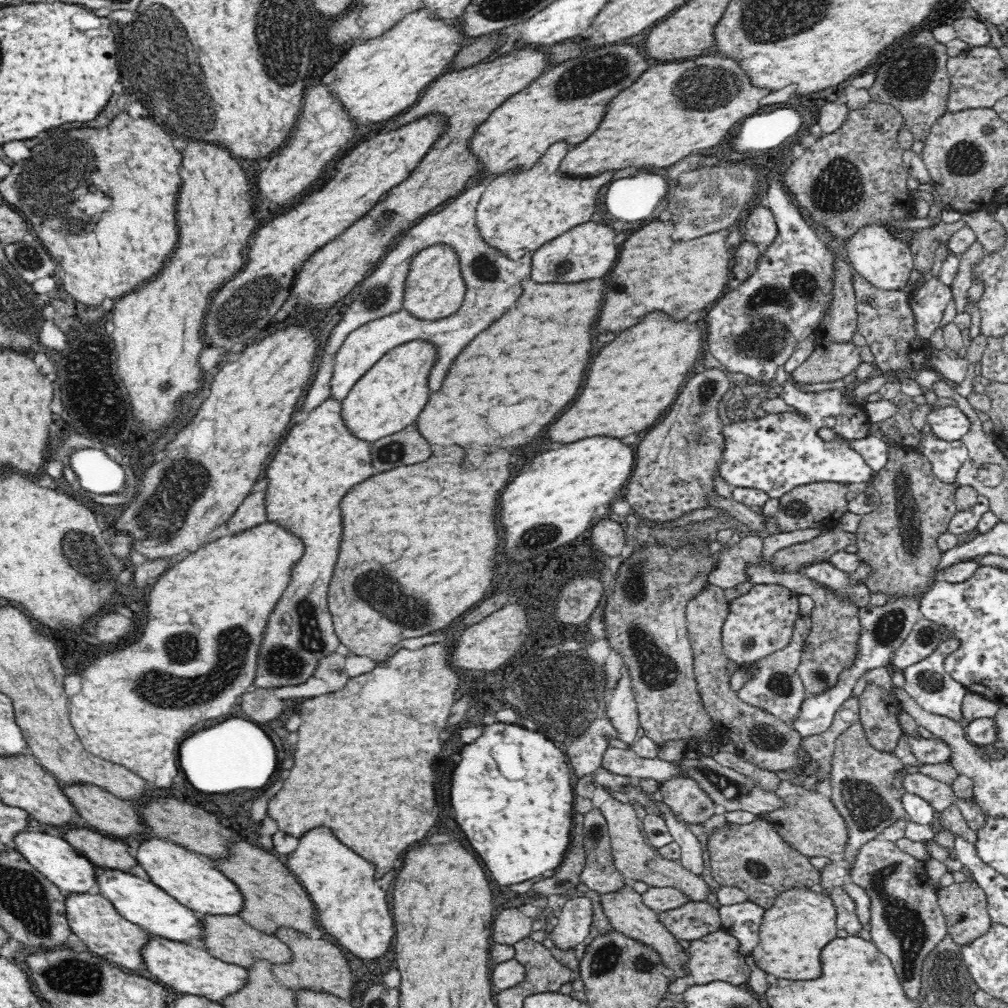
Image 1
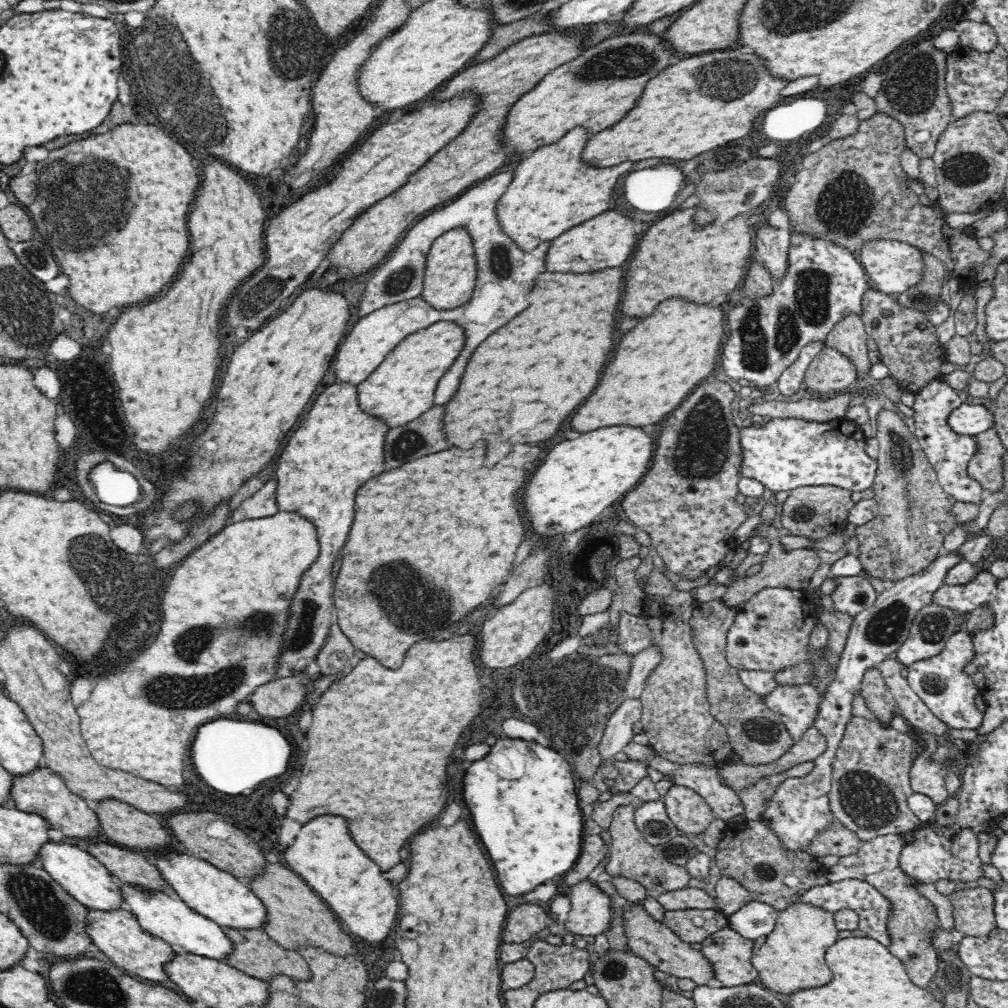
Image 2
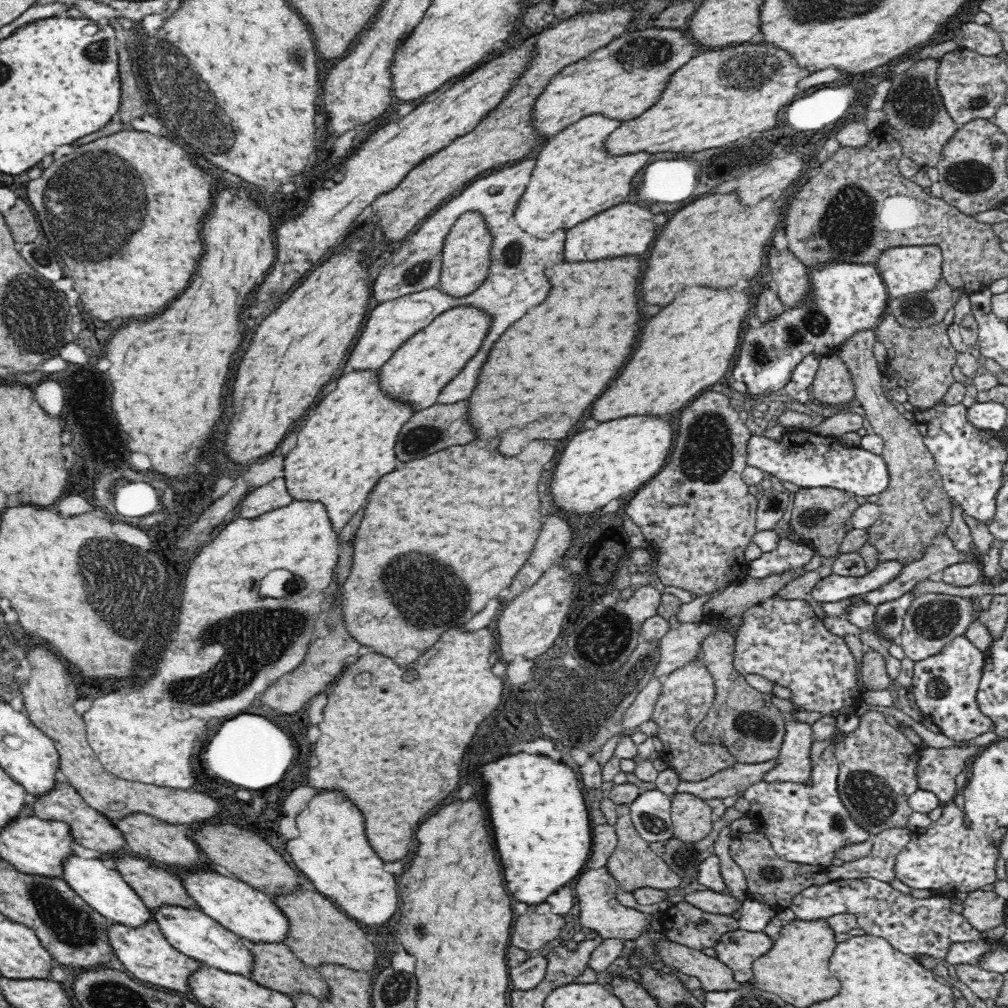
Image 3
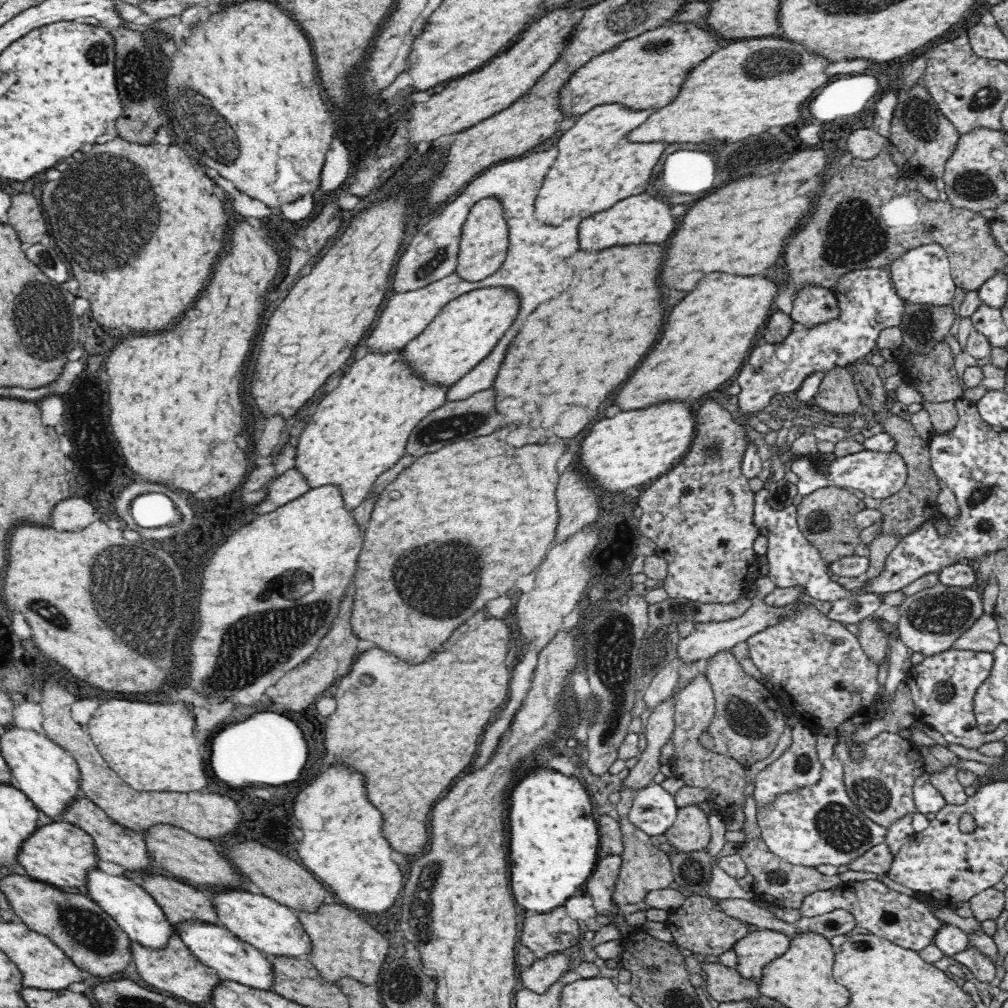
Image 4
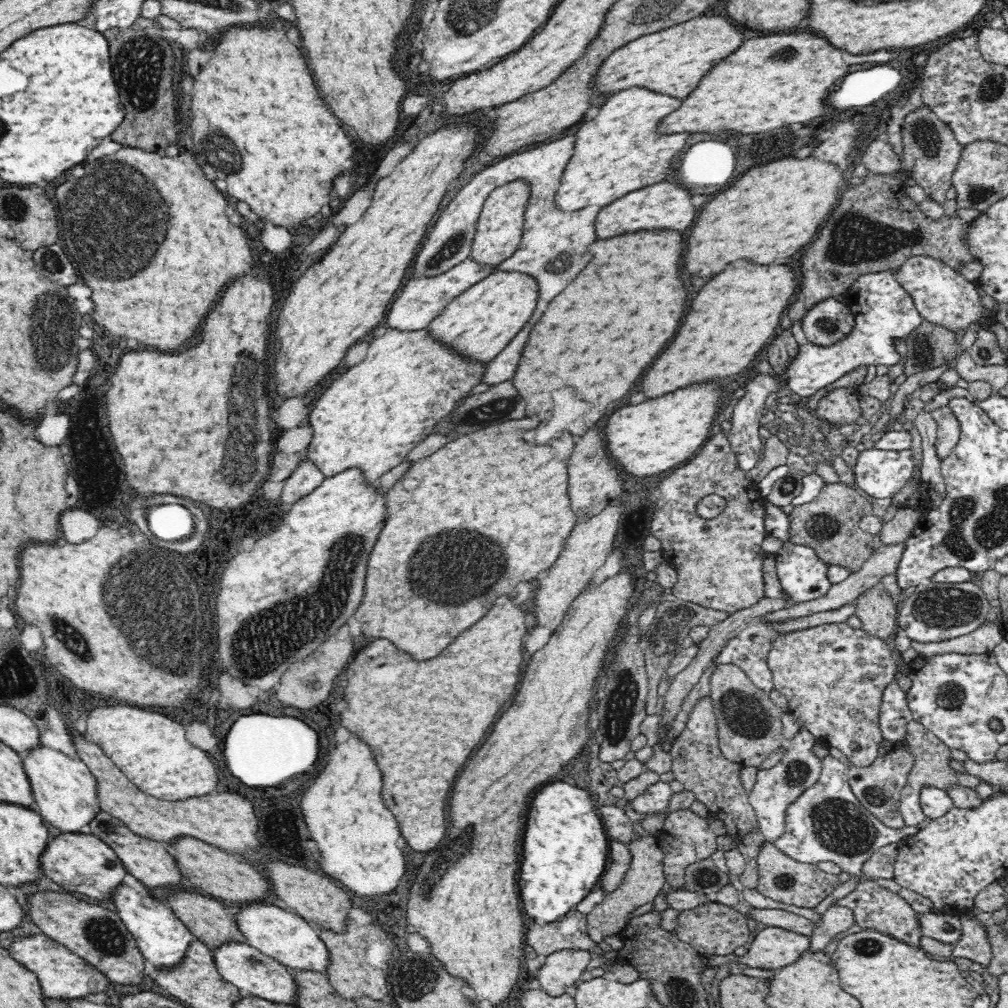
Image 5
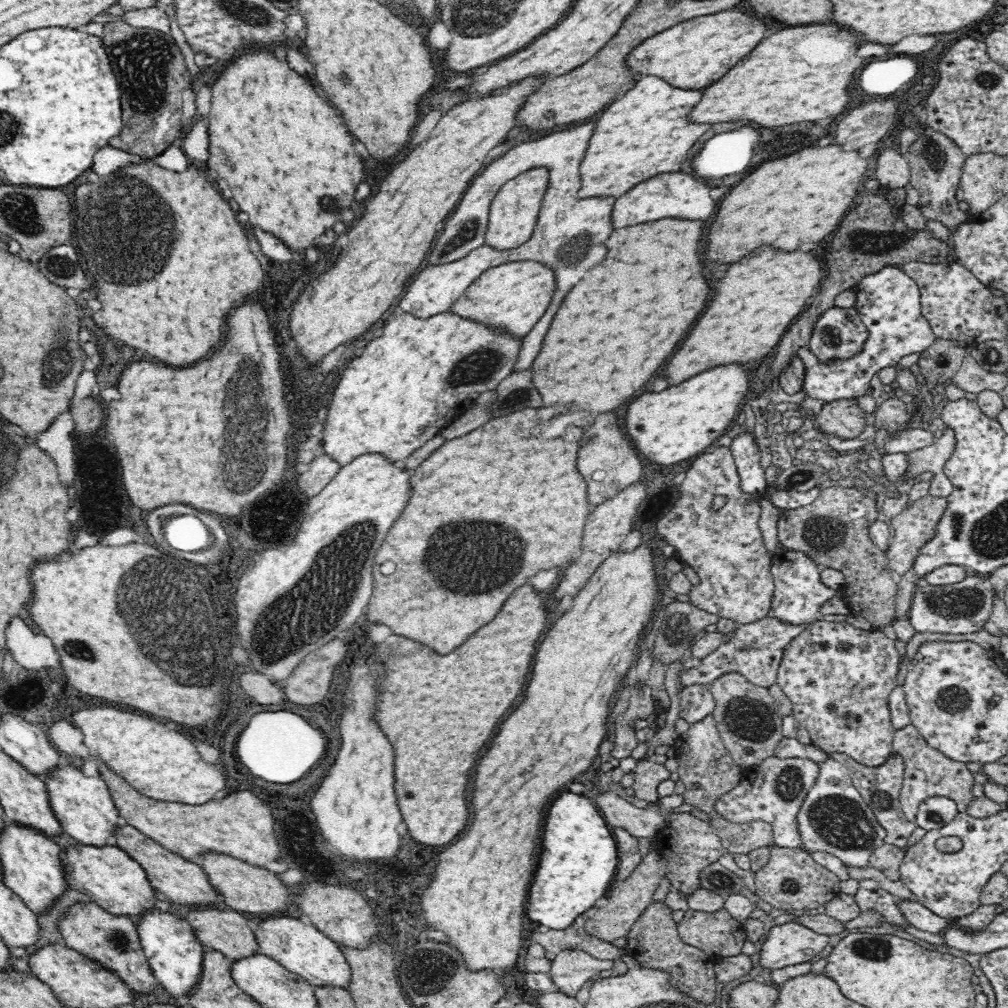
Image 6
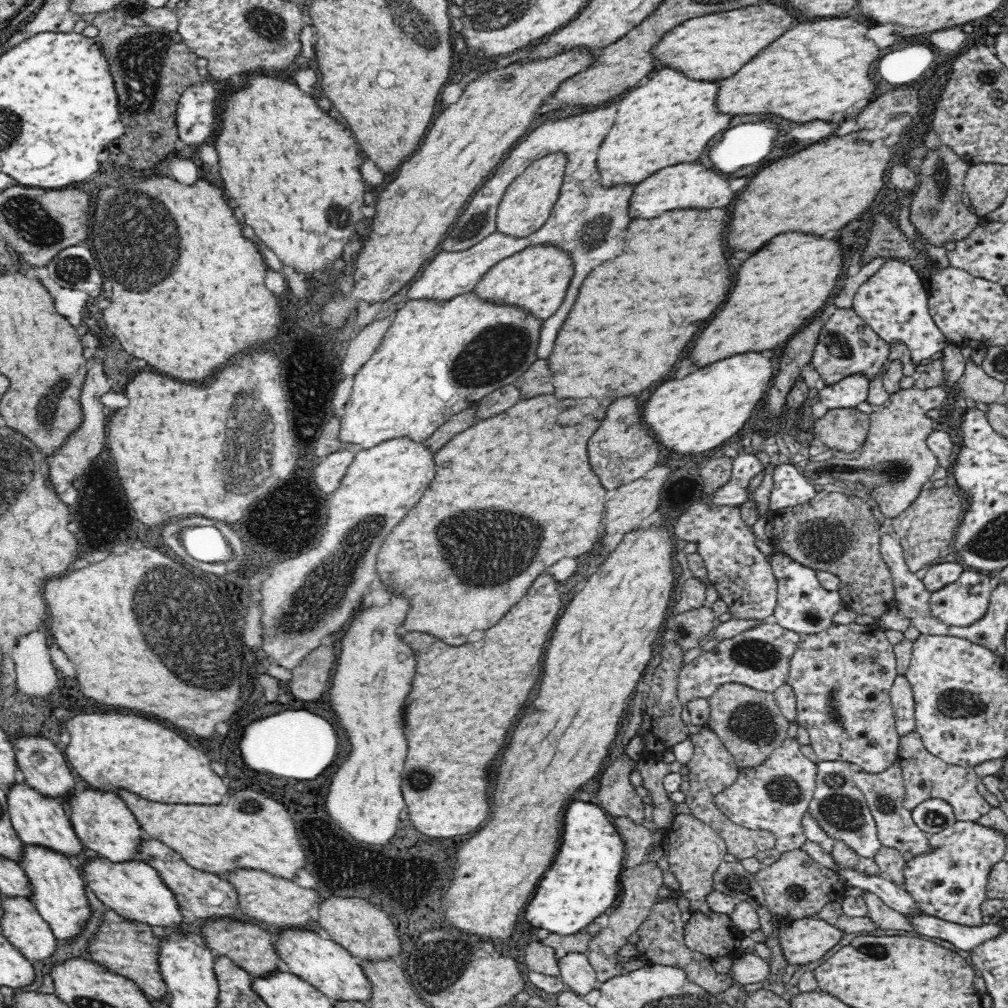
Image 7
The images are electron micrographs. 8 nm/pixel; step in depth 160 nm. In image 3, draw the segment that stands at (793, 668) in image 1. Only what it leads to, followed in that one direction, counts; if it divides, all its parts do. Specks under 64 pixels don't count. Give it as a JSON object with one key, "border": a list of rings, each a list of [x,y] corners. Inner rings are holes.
{"border":[[[790,699],[792,703],[792,710],[790,712],[782,712],[782,716],[784,716],[785,722],[785,737],[780,749],[780,754],[777,756],[777,765],[770,771],[768,774],[764,775],[765,782],[794,782],[794,783],[808,783],[810,781],[810,772],[813,769],[810,766],[810,746],[812,746],[812,734],[813,734],[813,726],[810,723],[800,721],[796,718],[796,714],[803,710],[801,706],[795,704]]]}

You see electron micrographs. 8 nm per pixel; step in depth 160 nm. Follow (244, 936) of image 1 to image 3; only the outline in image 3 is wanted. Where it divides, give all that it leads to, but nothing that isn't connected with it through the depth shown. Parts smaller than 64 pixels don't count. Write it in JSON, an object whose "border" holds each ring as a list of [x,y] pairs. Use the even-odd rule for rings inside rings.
{"border":[[[246,942],[252,957],[254,957],[254,964],[250,970],[252,980],[261,984],[271,990],[276,990],[281,994],[296,995],[297,993],[308,993],[320,1001],[328,999],[329,996],[326,982],[323,980],[322,975],[318,972],[317,967],[310,966],[302,962],[290,950],[290,947],[284,943],[278,942]]]}

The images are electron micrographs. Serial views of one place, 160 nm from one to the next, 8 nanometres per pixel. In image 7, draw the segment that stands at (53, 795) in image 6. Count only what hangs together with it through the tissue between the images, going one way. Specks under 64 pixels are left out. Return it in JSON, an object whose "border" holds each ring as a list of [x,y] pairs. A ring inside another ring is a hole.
{"border":[[[74,788],[70,800],[66,800],[65,808],[72,823],[72,829],[86,848],[94,850],[100,857],[112,862],[138,860],[140,840],[148,838],[140,828],[136,817],[128,809],[126,803],[112,789],[102,791],[98,788]]]}

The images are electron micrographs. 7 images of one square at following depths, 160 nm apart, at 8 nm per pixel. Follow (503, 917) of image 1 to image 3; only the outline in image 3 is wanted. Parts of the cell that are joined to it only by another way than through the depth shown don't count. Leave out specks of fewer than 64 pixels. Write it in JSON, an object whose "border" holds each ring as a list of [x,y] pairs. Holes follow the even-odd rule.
{"border":[[[547,902],[528,905],[525,914],[520,914],[516,932],[512,934],[512,945],[528,952],[542,948],[546,942],[558,938],[562,928],[572,927],[571,919],[567,916],[554,914]]]}

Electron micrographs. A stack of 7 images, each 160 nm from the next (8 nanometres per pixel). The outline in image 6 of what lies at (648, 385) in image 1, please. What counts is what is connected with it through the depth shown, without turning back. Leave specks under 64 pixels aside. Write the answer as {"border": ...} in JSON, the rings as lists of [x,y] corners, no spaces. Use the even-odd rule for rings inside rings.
{"border":[[[760,246],[740,262],[734,262],[714,286],[708,308],[686,334],[686,342],[666,364],[668,384],[676,386],[714,366],[743,365],[766,356],[780,342],[790,322],[810,303],[822,274],[822,264],[814,254],[778,252],[768,246]]]}

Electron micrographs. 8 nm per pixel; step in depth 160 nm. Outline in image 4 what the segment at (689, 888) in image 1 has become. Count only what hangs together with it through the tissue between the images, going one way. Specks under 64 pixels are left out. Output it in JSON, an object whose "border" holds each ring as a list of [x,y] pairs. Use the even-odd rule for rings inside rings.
{"border":[[[621,791],[620,793],[623,797],[615,805],[615,809],[619,815],[618,822],[620,823],[622,845],[624,845],[624,848],[620,855],[622,857],[622,864],[620,864],[620,872],[613,900],[618,905],[636,904],[636,902],[644,901],[644,896],[648,892],[668,888],[670,884],[675,882],[675,878],[668,855],[652,846],[650,836],[629,821],[629,812],[632,806],[631,798],[634,792]]]}

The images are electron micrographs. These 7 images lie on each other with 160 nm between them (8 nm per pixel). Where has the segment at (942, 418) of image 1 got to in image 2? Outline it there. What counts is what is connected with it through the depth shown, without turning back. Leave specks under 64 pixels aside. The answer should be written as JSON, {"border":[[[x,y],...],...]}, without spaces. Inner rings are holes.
{"border":[[[961,403],[948,414],[946,421],[952,427],[952,431],[971,437],[986,432],[988,428],[994,426],[994,419],[988,413],[987,407],[981,404],[972,405],[972,403]]]}

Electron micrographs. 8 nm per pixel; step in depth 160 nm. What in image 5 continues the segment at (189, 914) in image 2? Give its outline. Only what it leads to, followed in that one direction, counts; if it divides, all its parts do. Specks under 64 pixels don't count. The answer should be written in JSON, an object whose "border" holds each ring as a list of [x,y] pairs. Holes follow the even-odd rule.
{"border":[[[228,940],[220,942],[218,946],[210,948],[214,957],[216,970],[227,982],[236,986],[241,996],[254,995],[266,1001],[282,1002],[295,1006],[297,996],[297,983],[292,973],[281,962],[274,960],[267,954],[262,954],[258,949],[250,946],[247,942]]]}

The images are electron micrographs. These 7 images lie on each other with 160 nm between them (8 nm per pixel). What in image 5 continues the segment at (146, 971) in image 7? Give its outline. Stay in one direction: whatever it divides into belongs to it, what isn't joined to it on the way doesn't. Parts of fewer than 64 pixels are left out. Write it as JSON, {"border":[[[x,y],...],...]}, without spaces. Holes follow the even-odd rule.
{"border":[[[38,890],[28,894],[26,901],[26,913],[32,917],[32,922],[42,933],[83,958],[110,981],[123,985],[142,982],[145,977],[144,955],[126,925],[122,923],[118,912],[100,905],[91,905],[70,895],[70,892],[60,893],[58,890]]]}

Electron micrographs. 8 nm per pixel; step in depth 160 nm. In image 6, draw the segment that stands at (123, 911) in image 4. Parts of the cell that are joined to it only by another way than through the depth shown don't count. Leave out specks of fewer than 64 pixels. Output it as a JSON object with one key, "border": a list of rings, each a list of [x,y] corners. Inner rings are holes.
{"border":[[[148,908],[138,914],[136,923],[138,939],[148,964],[159,984],[174,997],[186,997],[196,986],[202,972],[202,950],[204,945],[194,934],[191,924],[180,919],[175,911],[164,912]]]}

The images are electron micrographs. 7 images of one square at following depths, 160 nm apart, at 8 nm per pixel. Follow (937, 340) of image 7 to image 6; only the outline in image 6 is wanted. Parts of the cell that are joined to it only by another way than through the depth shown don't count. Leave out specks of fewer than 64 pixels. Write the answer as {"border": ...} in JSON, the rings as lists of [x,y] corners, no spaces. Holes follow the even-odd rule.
{"border":[[[887,266],[866,275],[853,290],[856,295],[854,308],[868,329],[868,338],[864,340],[862,350],[850,358],[832,358],[826,362],[818,358],[817,367],[804,370],[800,390],[810,398],[820,398],[825,403],[864,396],[876,372],[884,367],[894,367],[902,356],[920,353],[936,340],[929,322],[922,315],[918,285],[900,266]]]}

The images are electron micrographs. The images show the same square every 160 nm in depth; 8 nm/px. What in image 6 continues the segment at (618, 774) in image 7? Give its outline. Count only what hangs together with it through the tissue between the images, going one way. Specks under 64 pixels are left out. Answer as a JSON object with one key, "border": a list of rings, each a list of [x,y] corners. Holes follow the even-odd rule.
{"border":[[[616,793],[599,794],[595,799],[599,812],[613,830],[620,827],[636,838],[652,838],[663,829],[669,815],[685,803],[683,795],[671,794],[649,808],[639,809]]]}

